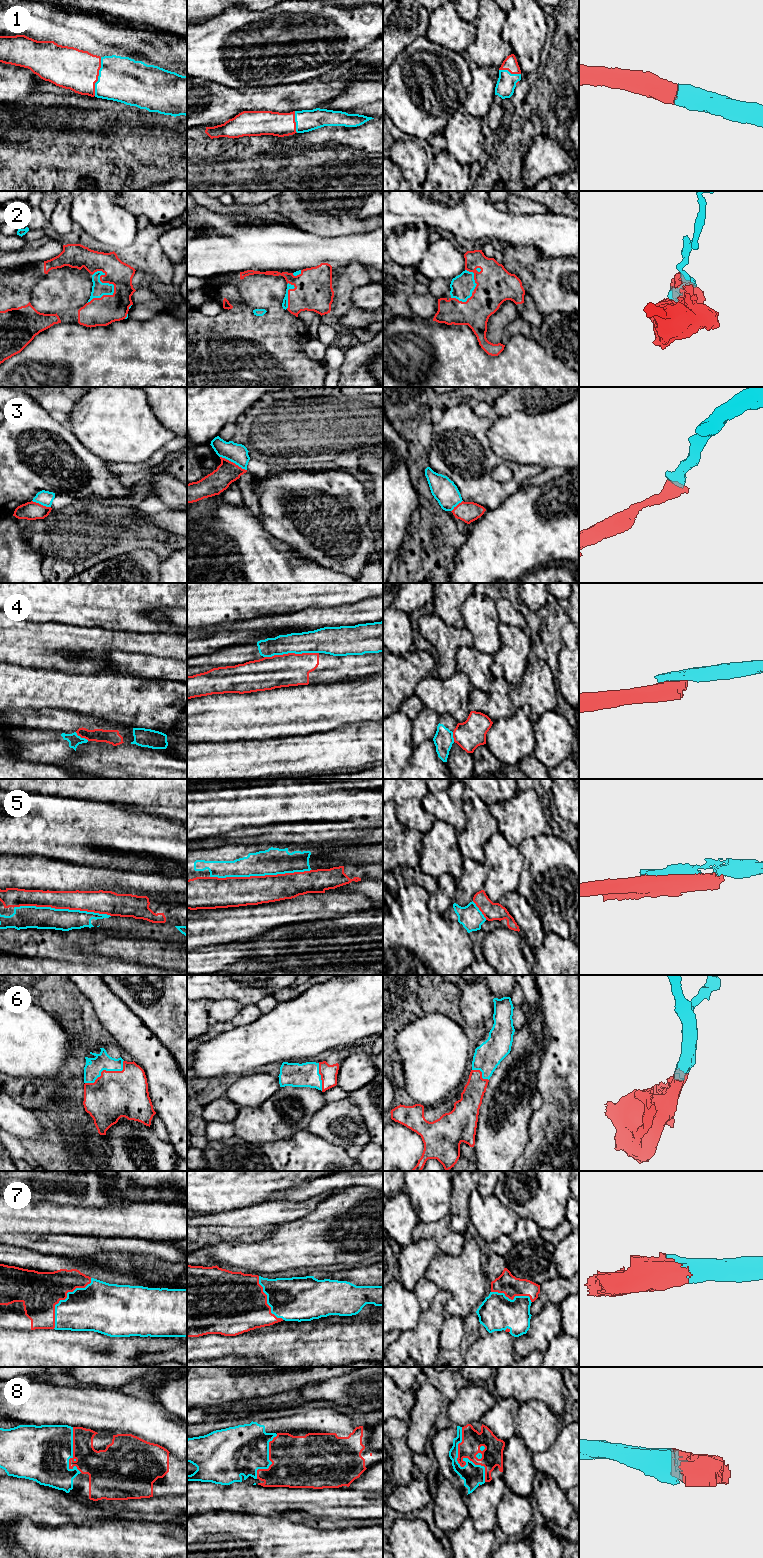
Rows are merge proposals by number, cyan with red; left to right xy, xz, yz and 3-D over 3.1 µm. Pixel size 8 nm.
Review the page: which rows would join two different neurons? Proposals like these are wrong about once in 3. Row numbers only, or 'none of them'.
3, 4, 5

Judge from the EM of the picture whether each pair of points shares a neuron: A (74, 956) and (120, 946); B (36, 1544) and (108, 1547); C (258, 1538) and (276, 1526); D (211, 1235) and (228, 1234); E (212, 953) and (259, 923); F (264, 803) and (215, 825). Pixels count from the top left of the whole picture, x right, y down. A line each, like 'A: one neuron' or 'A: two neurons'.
A: two neurons
B: one neuron
C: one neuron
D: one neuron
E: two neurons
F: one neuron

